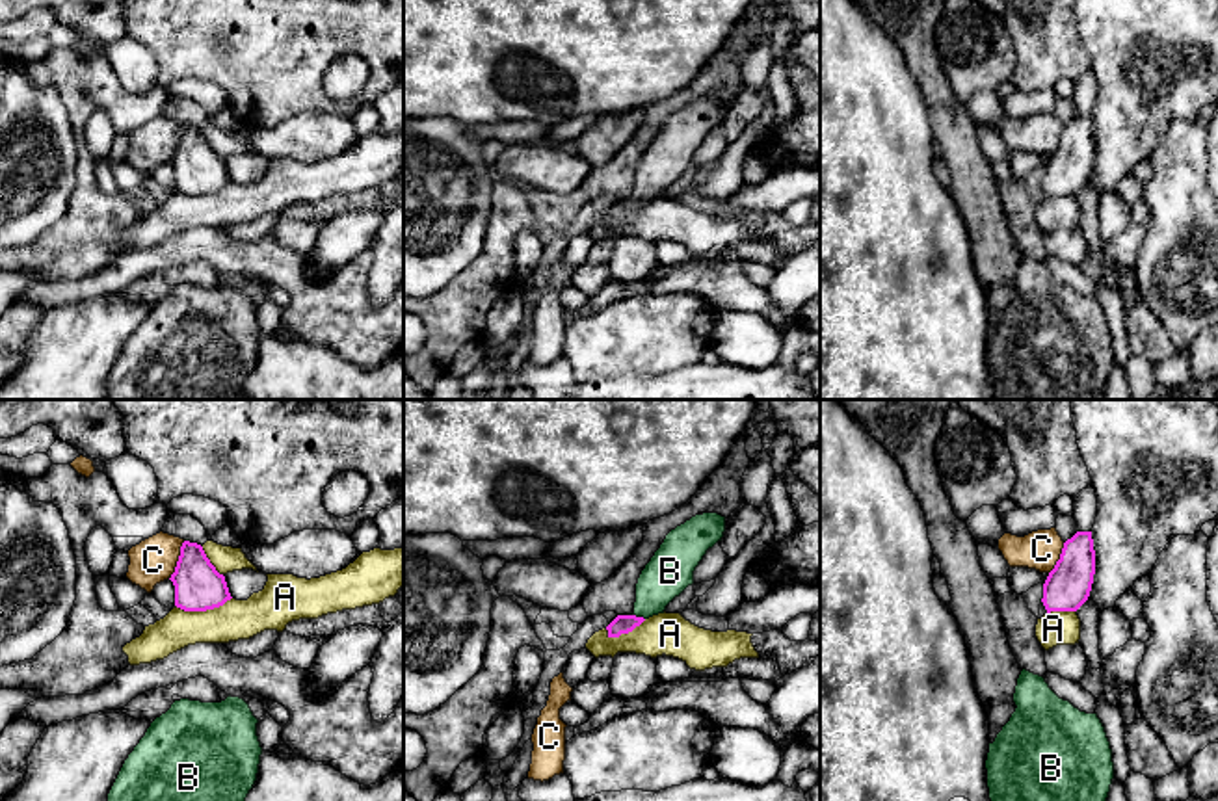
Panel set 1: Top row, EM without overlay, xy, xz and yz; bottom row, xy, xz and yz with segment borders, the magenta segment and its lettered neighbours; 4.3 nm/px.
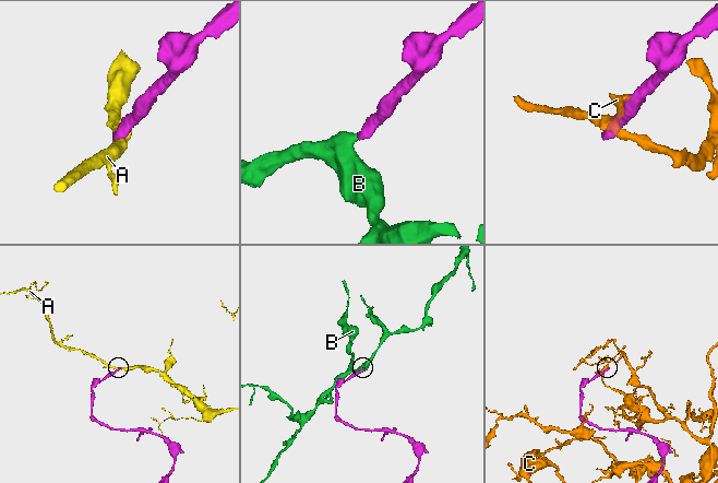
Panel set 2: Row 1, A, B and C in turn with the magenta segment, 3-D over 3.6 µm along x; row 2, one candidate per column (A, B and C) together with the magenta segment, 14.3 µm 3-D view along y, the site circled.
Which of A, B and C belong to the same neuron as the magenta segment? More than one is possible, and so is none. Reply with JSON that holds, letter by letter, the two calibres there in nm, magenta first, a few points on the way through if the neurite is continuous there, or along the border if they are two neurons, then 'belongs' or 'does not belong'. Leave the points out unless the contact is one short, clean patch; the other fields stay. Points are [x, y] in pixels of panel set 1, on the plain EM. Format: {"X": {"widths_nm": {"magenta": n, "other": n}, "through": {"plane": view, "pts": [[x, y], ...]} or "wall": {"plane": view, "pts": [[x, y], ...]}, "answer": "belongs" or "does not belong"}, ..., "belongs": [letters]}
{"A": {"widths_nm": {"magenta": 200, "other": 180}, "wall": {"plane": "xy", "pts": [[231, 181], [205, 194], [181, 194], [175, 190]]}, "answer": "does not belong"}, "B": {"widths_nm": {"magenta": 80, "other": 200}, "through": {"plane": "xz", "pts": [[622, 207], [640, 201], [655, 171], [670, 155]]}, "answer": "belongs"}, "C": {"widths_nm": {"magenta": 200, "other": 190}, "answer": "does not belong"}, "belongs": ["B"]}

